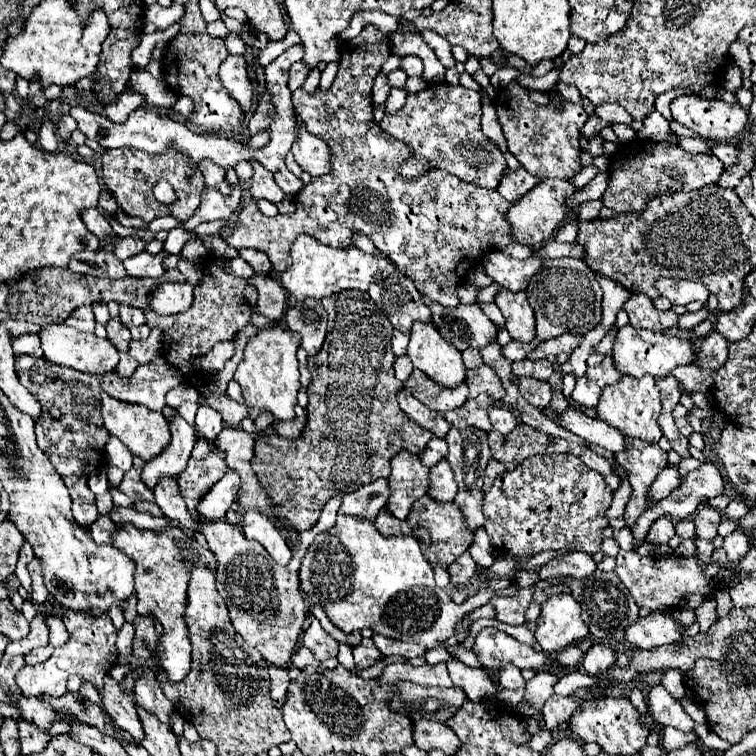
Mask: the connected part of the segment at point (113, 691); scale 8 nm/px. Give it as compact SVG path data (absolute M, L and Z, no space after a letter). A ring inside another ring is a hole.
M107 676L105 678L105 686L103 686L103 690L99 694L101 694L103 704L107 708L107 714L113 718L113 722L121 730L129 732L133 740L143 742L143 728L141 728L141 722L139 722L133 698L121 692L117 680Z

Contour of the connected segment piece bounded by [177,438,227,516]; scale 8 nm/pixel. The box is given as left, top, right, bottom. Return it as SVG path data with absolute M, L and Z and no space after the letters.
M199 438L189 458L187 470L177 478L181 496L187 502L191 514L197 516L197 504L201 496L215 482L219 482L225 472L227 472L227 466L223 460L223 452L219 452L217 448L213 450L205 438Z

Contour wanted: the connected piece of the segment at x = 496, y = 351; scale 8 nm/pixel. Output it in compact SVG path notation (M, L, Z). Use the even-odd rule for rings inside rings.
M497 342L487 344L485 348L481 348L481 356L483 356L485 364L491 366L495 372L497 372L497 368L507 368L507 366L511 368L511 362L501 354L501 346Z

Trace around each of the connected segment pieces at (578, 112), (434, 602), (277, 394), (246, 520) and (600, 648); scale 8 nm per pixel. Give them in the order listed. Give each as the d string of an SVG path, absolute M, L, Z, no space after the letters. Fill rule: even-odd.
M509 84L507 88L497 92L497 98L493 100L497 106L499 122L503 126L503 134L507 138L509 152L529 170L529 174L545 178L561 178L567 180L581 172L581 160L579 160L579 130L587 120L587 114L583 106L563 102L563 108L557 110L555 106L537 106L529 100L529 94L519 84Z
M337 516L333 528L315 536L299 568L299 582L309 604L323 606L329 620L345 634L371 628L381 636L423 644L427 648L443 646L453 658L471 668L481 668L475 654L447 644L455 624L491 598L515 596L519 590L517 584L509 584L503 590L481 588L463 604L455 604L447 590L435 586L433 568L427 564L413 536L383 538L373 522L351 516Z
M279 326L261 330L255 338L247 342L245 358L237 366L235 380L241 386L241 394L245 402L259 410L259 412L271 412L277 420L293 420L295 418L295 406L297 406L297 392L299 392L299 362L297 362L297 350L299 350L299 334L291 330L281 330Z
M255 510L245 512L245 516L243 516L243 534L249 540L261 542L277 564L287 564L291 560L291 548L289 548L287 540L283 538L279 528L267 516L261 516Z
M593 644L589 652L583 656L583 668L589 676L599 676L613 664L615 664L615 652L603 644Z

